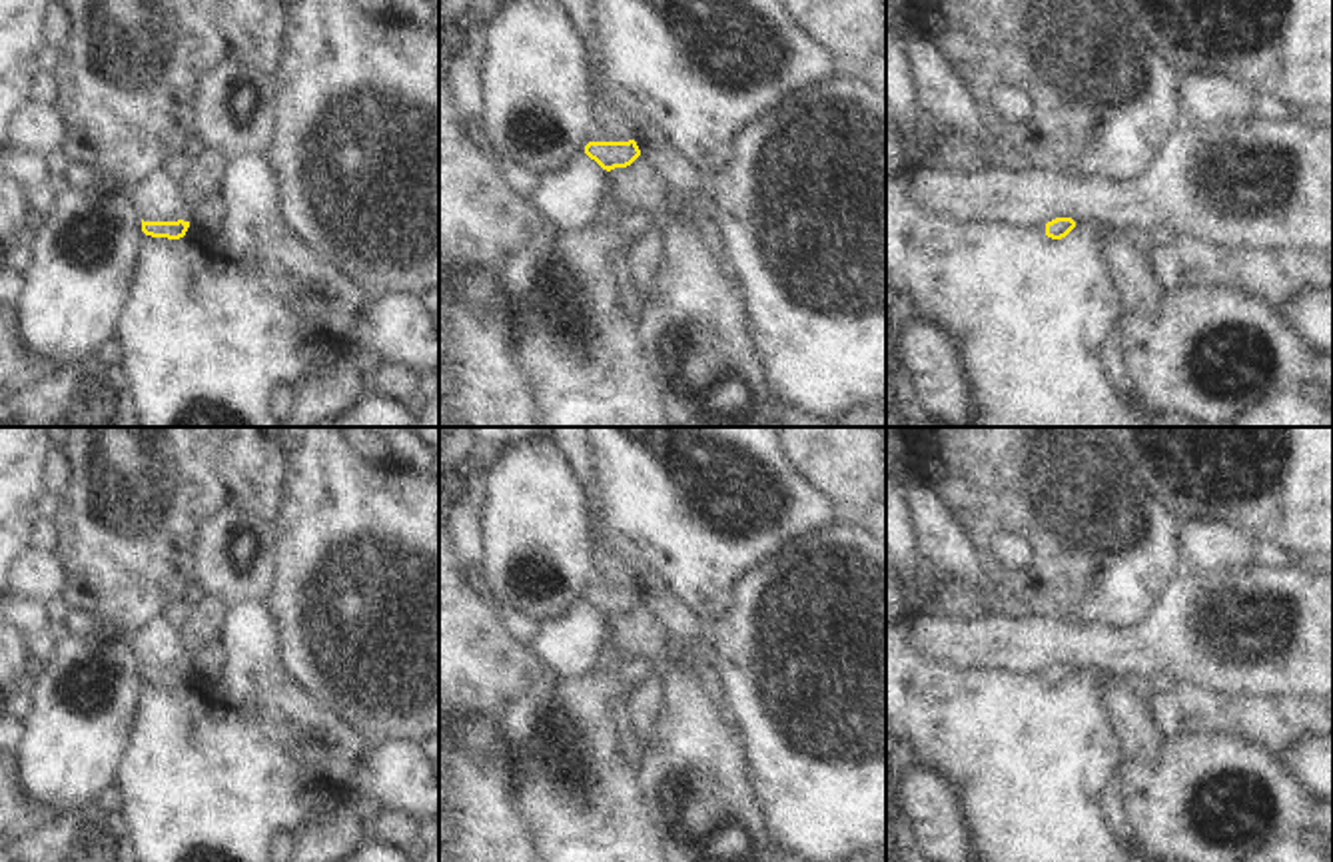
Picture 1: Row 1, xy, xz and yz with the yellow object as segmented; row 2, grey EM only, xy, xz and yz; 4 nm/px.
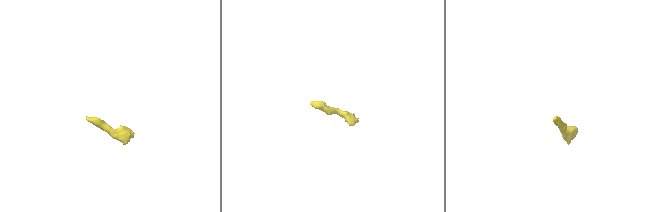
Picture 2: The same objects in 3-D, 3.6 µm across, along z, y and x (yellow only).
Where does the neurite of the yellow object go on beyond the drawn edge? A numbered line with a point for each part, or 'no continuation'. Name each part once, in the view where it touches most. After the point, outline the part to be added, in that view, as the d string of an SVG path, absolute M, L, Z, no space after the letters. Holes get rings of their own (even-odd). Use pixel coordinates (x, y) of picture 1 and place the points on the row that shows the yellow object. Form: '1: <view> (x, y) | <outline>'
no continuation

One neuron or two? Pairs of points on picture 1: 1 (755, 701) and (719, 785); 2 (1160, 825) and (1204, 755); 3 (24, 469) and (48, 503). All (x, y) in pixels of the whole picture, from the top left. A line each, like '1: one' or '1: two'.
1: two
2: one
3: two

